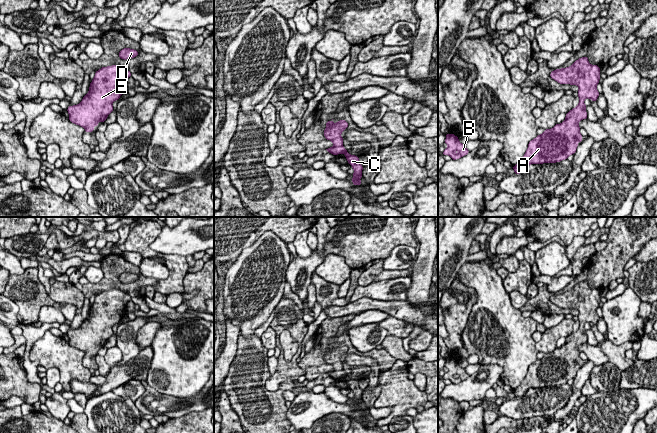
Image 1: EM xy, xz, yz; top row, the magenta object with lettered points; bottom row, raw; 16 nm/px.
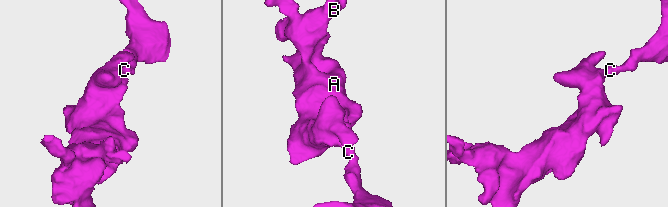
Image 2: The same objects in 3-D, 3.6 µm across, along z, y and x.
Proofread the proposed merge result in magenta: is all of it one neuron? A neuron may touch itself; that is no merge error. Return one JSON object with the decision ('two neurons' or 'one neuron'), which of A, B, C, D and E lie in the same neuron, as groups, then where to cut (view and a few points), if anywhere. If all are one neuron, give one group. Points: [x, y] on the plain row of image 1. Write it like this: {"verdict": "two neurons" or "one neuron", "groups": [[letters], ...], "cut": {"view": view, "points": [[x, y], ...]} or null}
{"verdict": "one neuron", "groups": [["A", "B", "C", "D", "E"]], "cut": null}

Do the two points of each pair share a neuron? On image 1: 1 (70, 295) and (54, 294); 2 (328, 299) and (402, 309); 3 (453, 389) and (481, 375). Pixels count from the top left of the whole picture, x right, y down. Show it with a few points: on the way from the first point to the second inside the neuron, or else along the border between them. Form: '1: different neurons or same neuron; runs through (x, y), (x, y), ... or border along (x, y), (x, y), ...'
1: same neuron; runs through (66, 294), (58, 294)
2: different neurons; border along (375, 299), (361, 297), (342, 306), (329, 307)
3: same neuron; runs through (460, 389), (468, 389), (475, 382)

